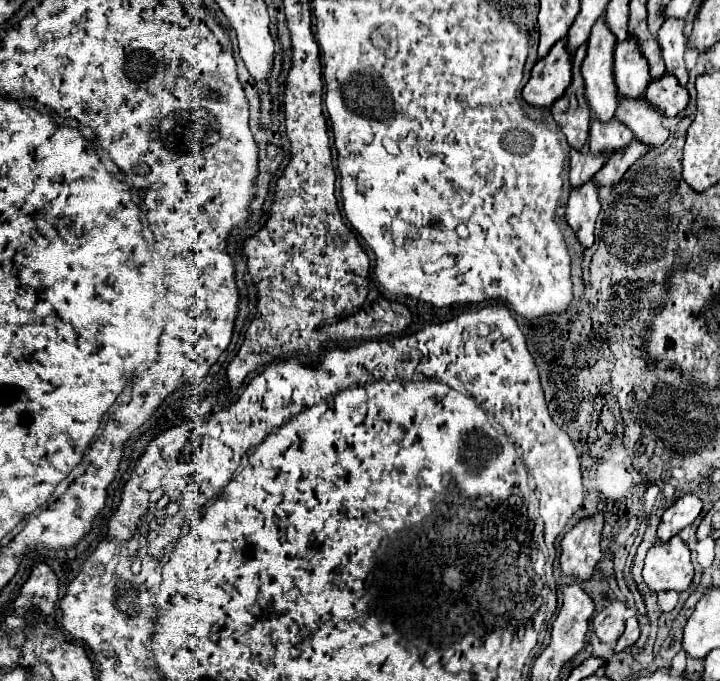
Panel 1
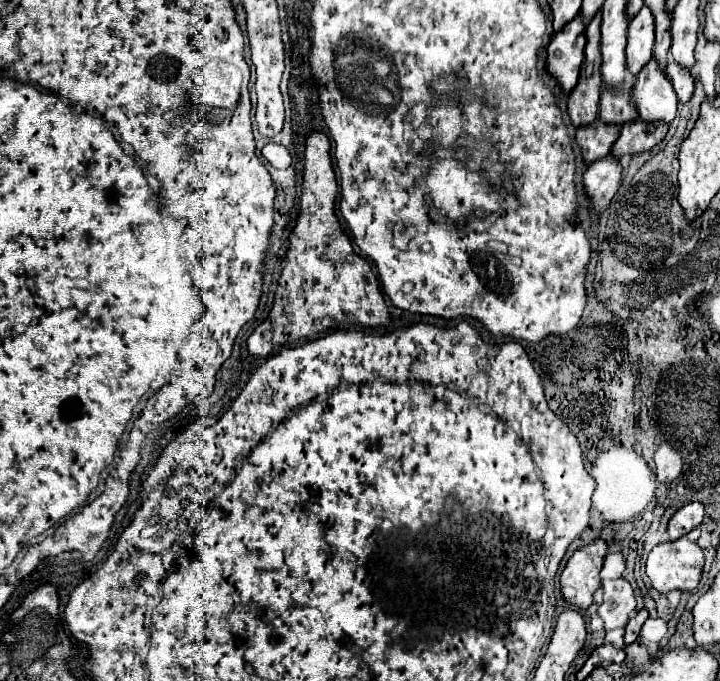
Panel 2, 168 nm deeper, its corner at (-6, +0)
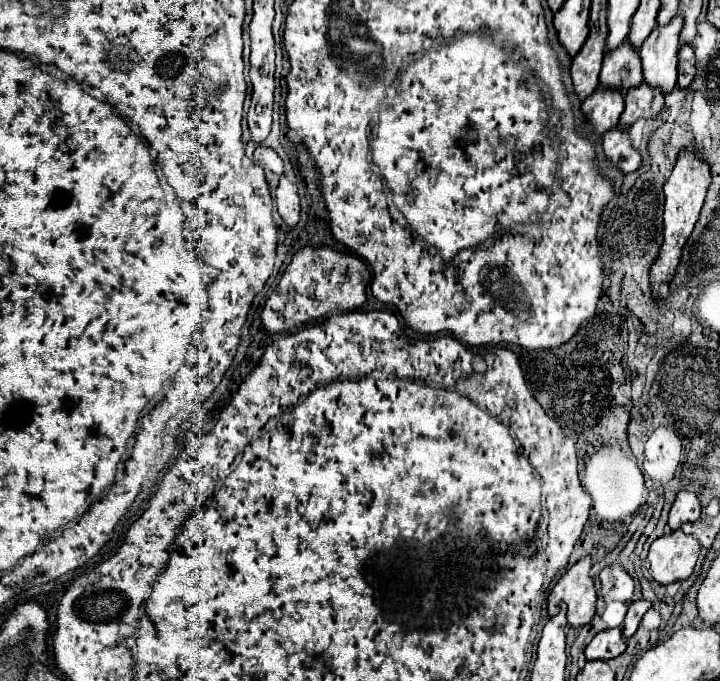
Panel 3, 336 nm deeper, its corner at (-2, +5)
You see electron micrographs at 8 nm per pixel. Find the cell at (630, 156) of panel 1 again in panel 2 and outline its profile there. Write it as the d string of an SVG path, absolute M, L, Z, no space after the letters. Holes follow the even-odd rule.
M634 121L634 125L622 125L620 137L612 145L612 157L620 161L624 155L640 155L652 151L664 137L666 125L644 125L642 121Z

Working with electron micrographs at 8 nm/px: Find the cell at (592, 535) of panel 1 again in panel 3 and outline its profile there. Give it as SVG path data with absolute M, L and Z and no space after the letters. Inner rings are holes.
M590 558L570 566L548 596L548 616L566 612L568 628L590 624L596 614L596 590L590 578Z

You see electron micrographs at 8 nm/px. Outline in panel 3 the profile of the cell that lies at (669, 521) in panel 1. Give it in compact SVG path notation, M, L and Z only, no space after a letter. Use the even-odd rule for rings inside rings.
M680 490L676 494L676 500L670 508L670 516L668 516L668 526L672 530L678 530L684 522L696 522L700 518L700 500L694 492L688 490Z

